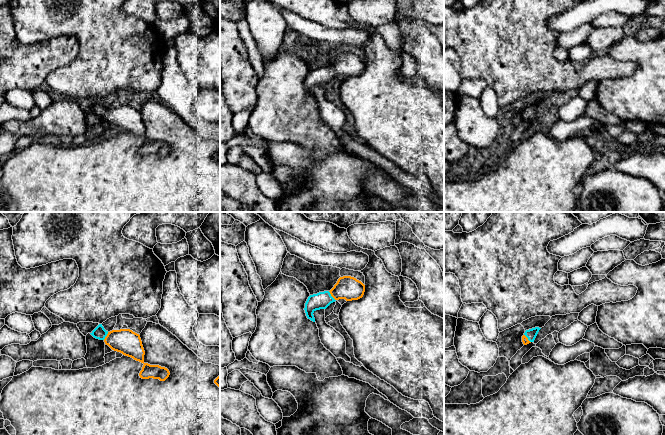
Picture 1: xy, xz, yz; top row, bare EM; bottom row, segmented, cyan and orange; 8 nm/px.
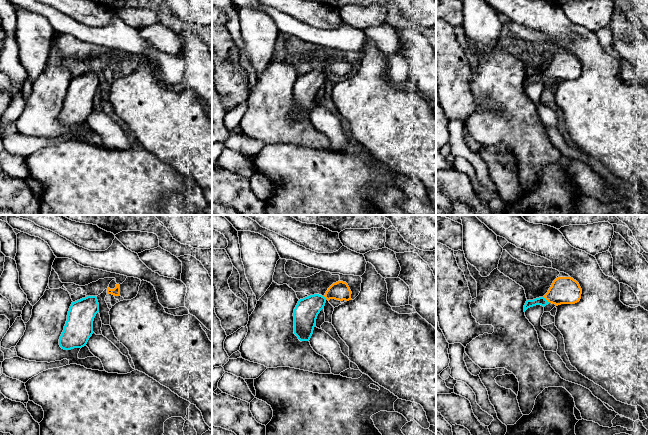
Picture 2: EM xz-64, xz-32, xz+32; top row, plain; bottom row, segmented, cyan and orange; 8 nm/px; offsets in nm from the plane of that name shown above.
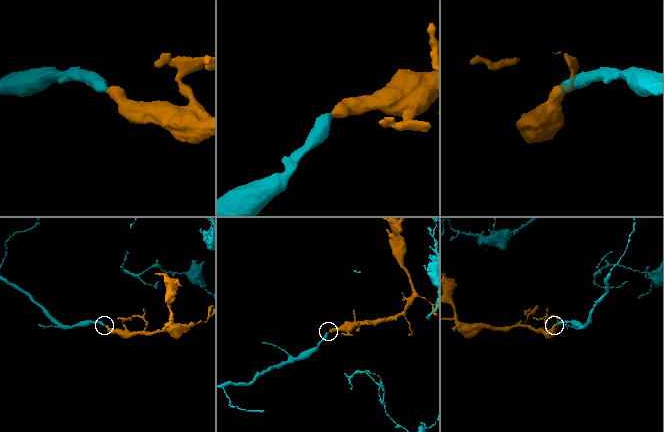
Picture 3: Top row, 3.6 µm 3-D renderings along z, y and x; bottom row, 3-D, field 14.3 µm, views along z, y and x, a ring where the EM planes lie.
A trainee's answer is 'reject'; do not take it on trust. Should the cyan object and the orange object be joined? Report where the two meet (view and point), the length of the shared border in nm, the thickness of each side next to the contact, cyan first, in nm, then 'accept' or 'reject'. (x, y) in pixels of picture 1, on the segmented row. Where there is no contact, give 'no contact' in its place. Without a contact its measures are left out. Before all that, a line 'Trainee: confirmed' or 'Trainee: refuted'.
Trainee: refuted
contact xz (331, 296); length 100 nm; calibres 140 and 190 nm; accept

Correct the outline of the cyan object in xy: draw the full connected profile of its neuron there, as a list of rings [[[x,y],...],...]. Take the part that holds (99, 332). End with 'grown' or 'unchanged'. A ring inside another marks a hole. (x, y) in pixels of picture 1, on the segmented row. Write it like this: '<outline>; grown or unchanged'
[[[99,324],[90,334],[96,339],[103,340],[112,350],[143,363],[144,365],[139,373],[140,378],[165,381],[169,377],[170,372],[167,368],[144,362],[145,351],[140,335],[132,330],[120,329],[108,332],[102,324]]]; grown

